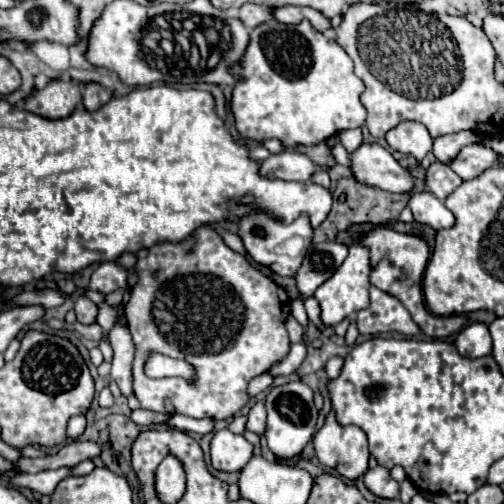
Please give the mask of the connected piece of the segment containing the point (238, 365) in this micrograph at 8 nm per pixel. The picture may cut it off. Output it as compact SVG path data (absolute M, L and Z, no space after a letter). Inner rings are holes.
M200 228L192 238L186 238L178 244L156 244L148 250L146 258L136 262L138 282L130 290L130 300L124 306L124 316L128 330L134 342L134 394L140 402L140 408L166 412L166 414L184 414L190 418L212 416L224 420L236 416L246 404L246 386L254 376L266 372L272 364L282 360L290 350L290 340L286 332L286 318L290 314L288 294L274 284L268 276L256 270L244 256L228 248L222 236L214 228ZM150 352L160 352L170 358L182 358L198 370L196 382L186 382L184 378L160 378L152 380L144 374L144 362Z

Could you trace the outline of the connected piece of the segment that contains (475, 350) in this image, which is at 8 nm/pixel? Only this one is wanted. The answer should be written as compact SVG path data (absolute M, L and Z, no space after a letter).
M474 322L468 324L458 336L456 336L456 348L460 356L464 358L482 358L492 352L492 338L486 324Z

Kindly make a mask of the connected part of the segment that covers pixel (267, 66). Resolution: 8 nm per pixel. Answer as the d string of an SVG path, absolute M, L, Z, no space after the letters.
M270 20L262 26L250 30L248 50L238 66L232 68L242 80L234 86L232 92L232 112L236 118L236 128L242 136L254 140L270 140L278 138L286 148L296 144L318 144L336 132L348 128L360 128L366 120L366 108L360 102L360 94L364 92L364 82L354 74L352 58L340 48L340 44L332 38L326 38L322 32L314 30L308 20L300 24L282 24L278 20Z

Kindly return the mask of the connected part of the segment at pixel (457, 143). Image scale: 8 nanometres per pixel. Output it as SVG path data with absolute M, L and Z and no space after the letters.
M462 130L462 132L456 132L456 134L448 134L448 136L442 136L442 138L436 138L434 140L434 148L432 152L436 154L436 158L440 162L452 162L460 148L468 146L468 144L474 144L474 142L480 142L484 136L480 136L478 132L468 132L468 130Z

